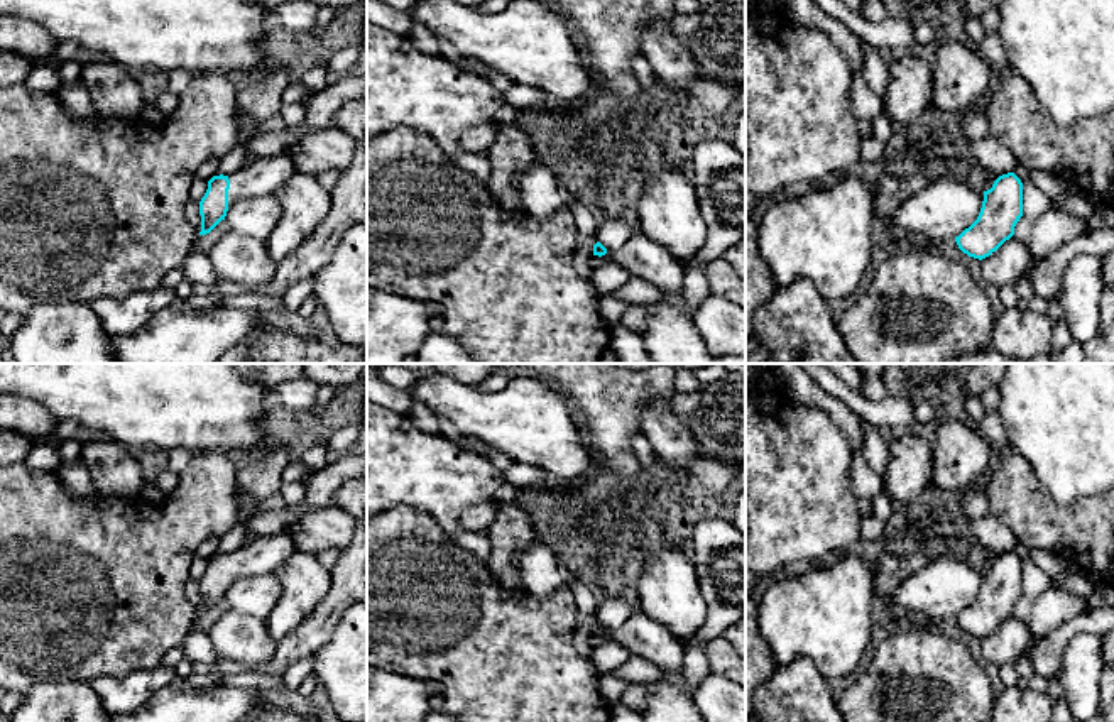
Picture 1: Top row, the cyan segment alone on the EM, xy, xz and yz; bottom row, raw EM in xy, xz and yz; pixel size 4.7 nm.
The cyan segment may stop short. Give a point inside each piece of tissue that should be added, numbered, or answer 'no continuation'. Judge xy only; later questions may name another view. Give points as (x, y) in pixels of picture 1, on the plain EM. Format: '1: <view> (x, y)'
1: xy (262, 555)

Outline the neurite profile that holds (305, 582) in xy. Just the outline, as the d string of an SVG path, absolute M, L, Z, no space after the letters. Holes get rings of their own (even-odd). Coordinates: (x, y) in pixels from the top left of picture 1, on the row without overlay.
M296 550L272 575L279 580L282 593L265 624L279 641L294 632L326 597L331 570L321 565L318 555Z

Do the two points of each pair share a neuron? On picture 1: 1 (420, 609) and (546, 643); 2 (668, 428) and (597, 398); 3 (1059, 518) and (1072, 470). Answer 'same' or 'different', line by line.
1: same
2: different
3: different

